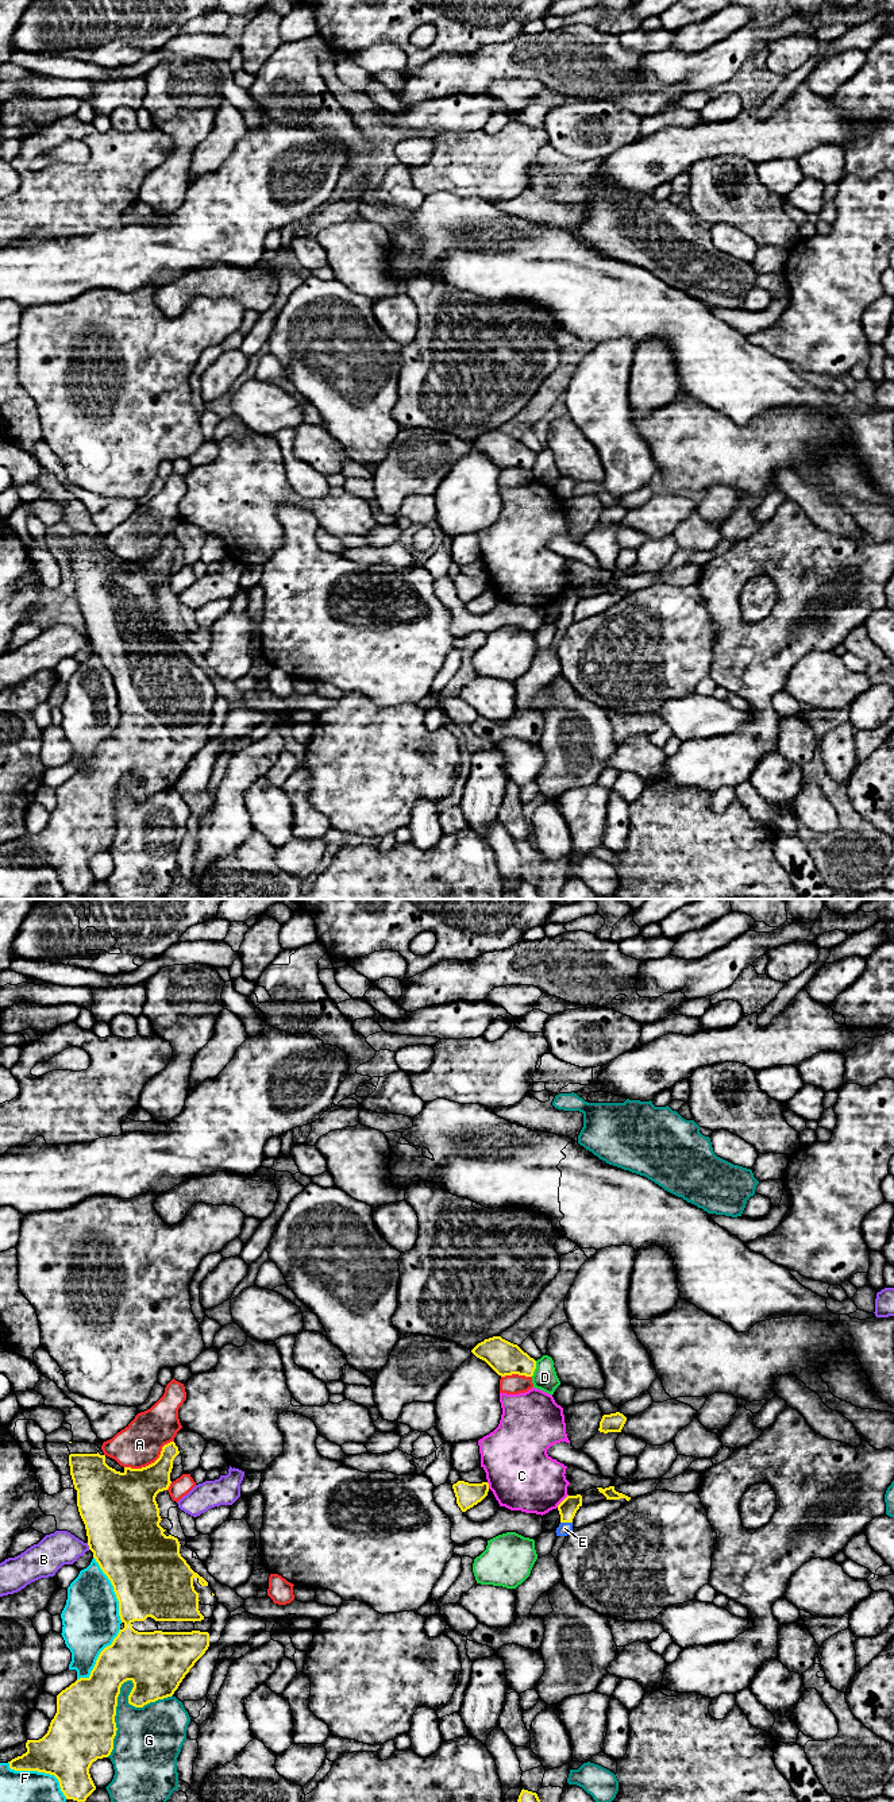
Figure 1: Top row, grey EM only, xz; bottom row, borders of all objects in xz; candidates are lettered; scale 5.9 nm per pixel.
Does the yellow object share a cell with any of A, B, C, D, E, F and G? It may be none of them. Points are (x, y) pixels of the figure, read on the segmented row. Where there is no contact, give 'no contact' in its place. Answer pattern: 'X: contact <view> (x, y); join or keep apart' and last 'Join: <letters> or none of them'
A: contact xz (151, 1463); keep apart
B: contact xz (88, 1544); keep apart
C: contact xz (562, 1501); keep apart
D: contact xz (535, 1368); keep apart
E: contact xz (566, 1521); join
F: contact xz (41, 1771); keep apart
G: contact xz (122, 1683); keep apart
Join: E

